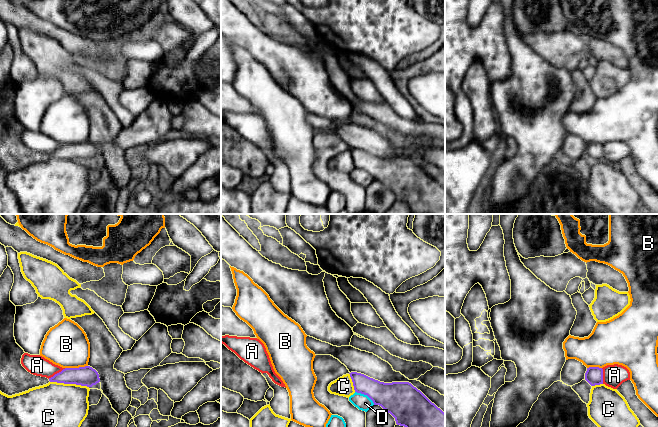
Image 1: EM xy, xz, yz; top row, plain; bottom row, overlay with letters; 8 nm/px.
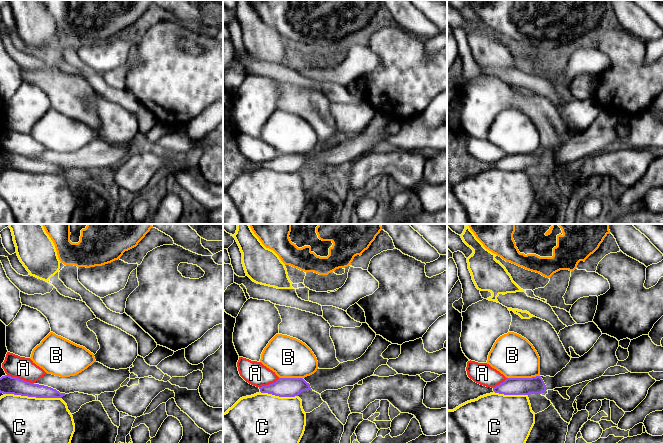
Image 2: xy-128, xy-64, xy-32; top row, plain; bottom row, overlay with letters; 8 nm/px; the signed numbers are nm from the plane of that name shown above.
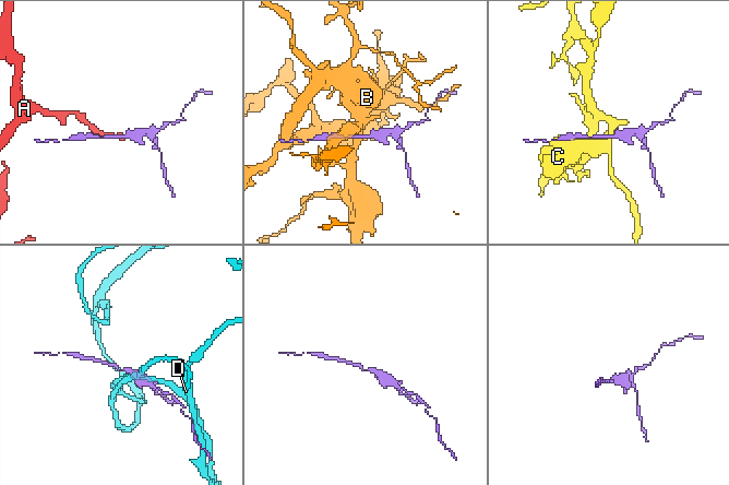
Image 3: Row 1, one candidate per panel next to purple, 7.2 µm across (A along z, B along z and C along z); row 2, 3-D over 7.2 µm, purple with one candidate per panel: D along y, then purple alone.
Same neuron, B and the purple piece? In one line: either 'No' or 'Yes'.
No

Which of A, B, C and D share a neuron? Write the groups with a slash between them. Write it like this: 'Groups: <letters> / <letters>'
Groups: A / B / C / D

